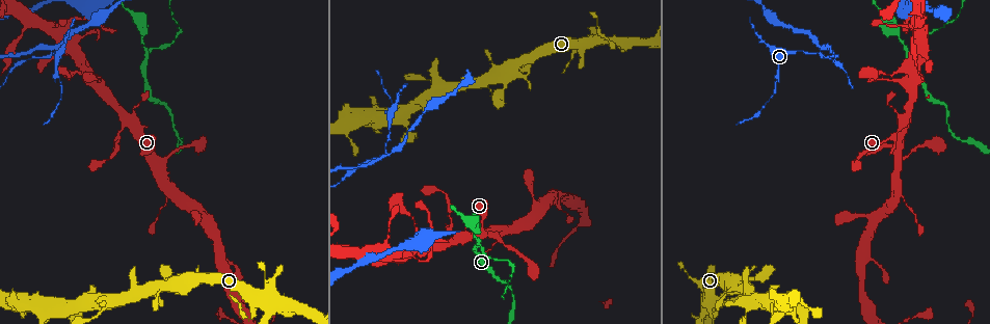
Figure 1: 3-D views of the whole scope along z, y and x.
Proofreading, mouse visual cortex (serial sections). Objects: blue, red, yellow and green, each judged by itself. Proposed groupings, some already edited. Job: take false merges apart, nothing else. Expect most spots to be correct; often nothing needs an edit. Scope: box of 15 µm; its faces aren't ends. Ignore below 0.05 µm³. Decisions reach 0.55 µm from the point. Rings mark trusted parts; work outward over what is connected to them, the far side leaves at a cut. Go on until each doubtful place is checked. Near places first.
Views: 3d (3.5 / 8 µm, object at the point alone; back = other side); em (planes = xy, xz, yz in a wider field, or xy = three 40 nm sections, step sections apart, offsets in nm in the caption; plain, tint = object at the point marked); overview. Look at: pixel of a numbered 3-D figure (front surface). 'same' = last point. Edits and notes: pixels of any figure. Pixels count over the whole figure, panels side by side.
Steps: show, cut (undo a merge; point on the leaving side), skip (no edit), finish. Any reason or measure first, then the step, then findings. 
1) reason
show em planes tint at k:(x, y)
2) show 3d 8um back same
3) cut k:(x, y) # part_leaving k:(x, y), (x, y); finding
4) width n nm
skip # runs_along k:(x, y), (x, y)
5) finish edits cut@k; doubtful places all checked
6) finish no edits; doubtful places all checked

three-way junction
show 3d 3.5um at 1:(145, 58)

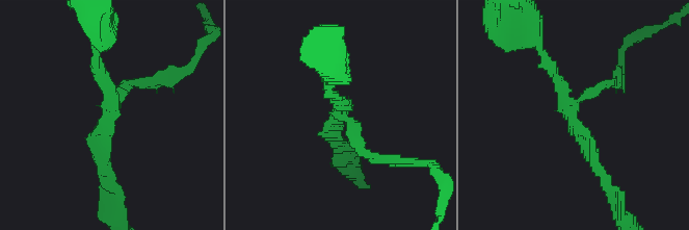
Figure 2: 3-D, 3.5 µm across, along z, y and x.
arms 3; arm_widths 150, 200, 200 nm
show em xy step 2 plain at 2:(570, 109)

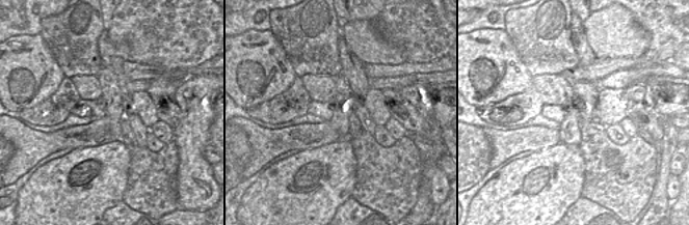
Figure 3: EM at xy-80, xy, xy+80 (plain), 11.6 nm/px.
show em xy step 2 tint same

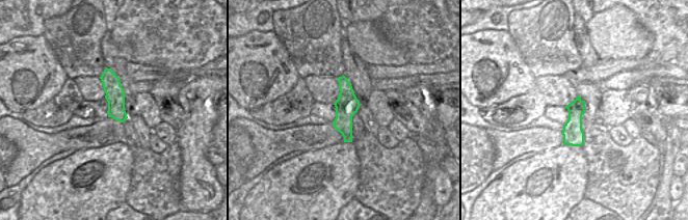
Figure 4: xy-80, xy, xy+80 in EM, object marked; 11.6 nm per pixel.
cut 2:(360, 144) # part_leaving 2:(345, 119), (370, 155), (415, 163); two cells meet here

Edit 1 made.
sudden change in width
show 3d 8um at 1:(823, 50)

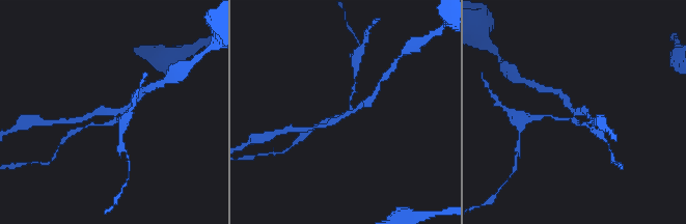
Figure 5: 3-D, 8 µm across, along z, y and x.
closer look
show 3d 3.5um at 5:(577, 114)

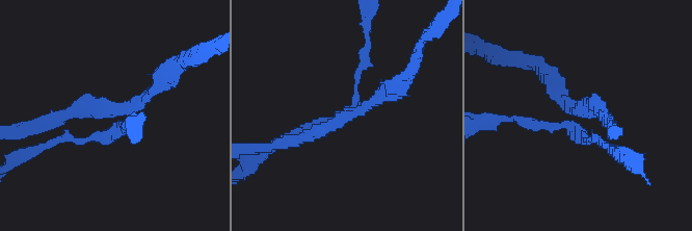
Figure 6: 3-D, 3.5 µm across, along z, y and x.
arms 4; arm_widths 150, 150, 200, 200 nm; now the EM
show em xy step 2 tint at 6:(116, 113)

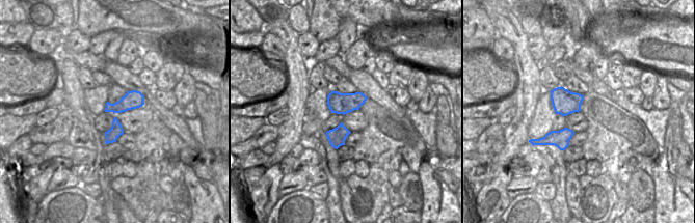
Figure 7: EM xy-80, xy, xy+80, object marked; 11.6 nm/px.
skip # continuous, no second cell

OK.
three arms meet
show 3d 8um at 1:(248, 299)

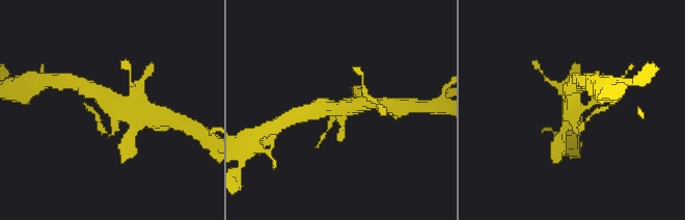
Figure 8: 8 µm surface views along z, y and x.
shape alone is not enough
show em planes tint at 8:(579, 107)

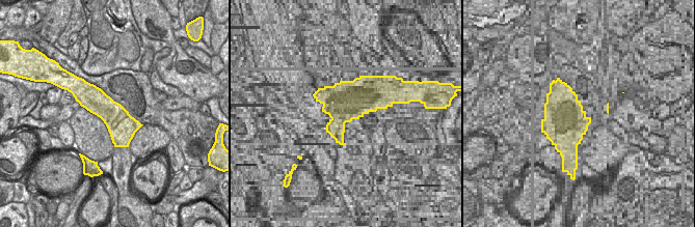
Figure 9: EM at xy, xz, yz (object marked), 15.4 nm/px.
skip # runs_along 8:(323, 106), (340, 108), (339, 141); one cell here

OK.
finish edits cut@2; doubtful places all checked

